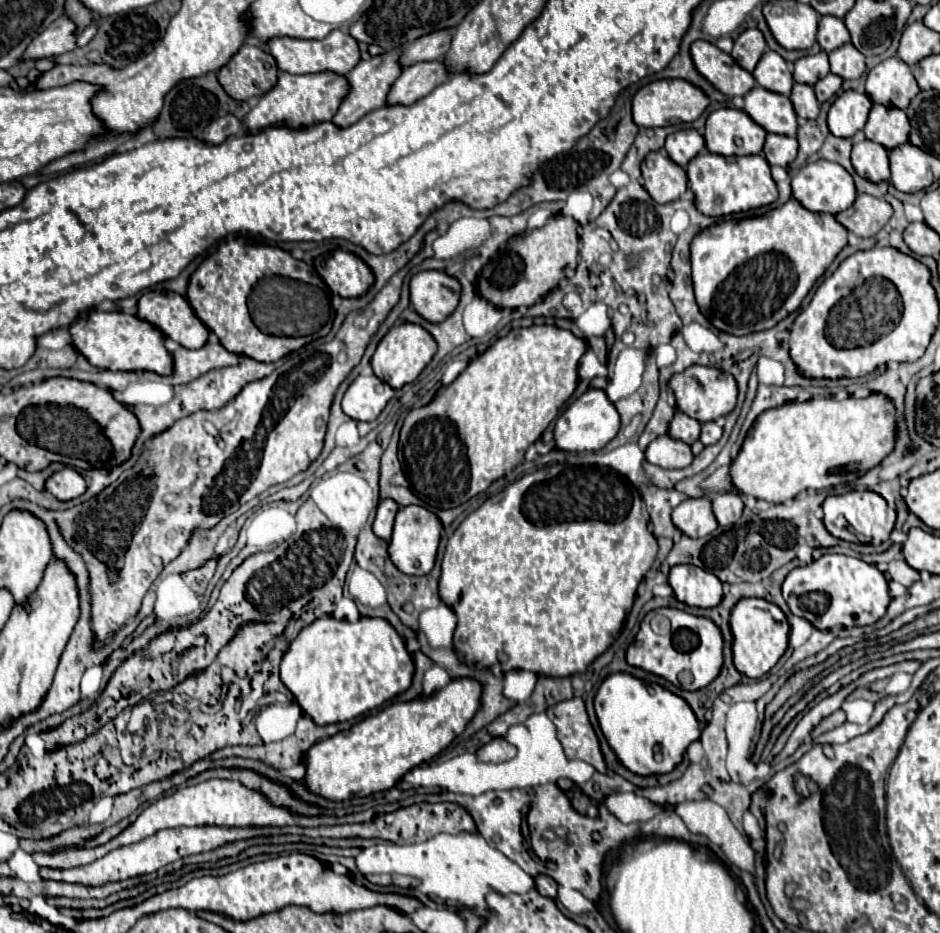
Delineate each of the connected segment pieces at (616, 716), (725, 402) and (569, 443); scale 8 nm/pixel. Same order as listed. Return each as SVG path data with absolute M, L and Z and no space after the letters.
M626 672L612 674L602 682L594 698L594 710L618 760L640 776L672 772L682 762L688 744L700 738L698 720L684 698Z
M690 366L680 374L674 374L668 382L670 390L674 392L676 398L676 408L682 410L684 414L688 414L690 418L698 420L700 424L716 420L720 416L726 416L734 410L736 406L736 380L730 374L720 372L718 368L710 368L710 366Z
M590 388L576 402L572 402L556 420L554 426L554 448L566 452L598 452L602 450L620 430L620 416L616 414L614 404L608 400L604 390Z

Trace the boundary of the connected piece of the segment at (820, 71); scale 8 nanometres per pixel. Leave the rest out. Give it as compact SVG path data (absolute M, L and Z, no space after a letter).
M824 50L814 54L814 56L804 56L804 58L794 62L794 80L800 82L800 84L814 86L828 72L830 72L828 54Z

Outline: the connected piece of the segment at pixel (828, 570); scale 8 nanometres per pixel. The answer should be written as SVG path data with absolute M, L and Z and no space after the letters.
M824 554L812 564L792 570L782 586L790 610L812 622L818 630L830 630L834 626L870 626L878 622L892 600L888 592L888 580L874 564L844 554Z

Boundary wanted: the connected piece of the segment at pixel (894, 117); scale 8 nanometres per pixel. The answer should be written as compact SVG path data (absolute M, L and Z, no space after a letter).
M874 104L862 132L868 140L884 146L886 150L892 150L892 148L908 142L910 122L908 122L906 114L898 108L888 110L882 104Z

